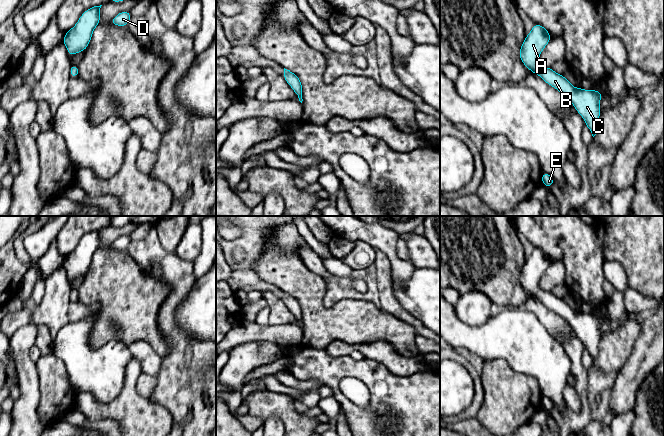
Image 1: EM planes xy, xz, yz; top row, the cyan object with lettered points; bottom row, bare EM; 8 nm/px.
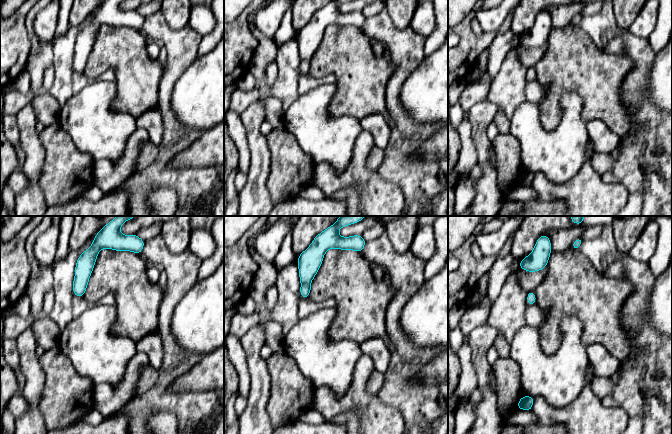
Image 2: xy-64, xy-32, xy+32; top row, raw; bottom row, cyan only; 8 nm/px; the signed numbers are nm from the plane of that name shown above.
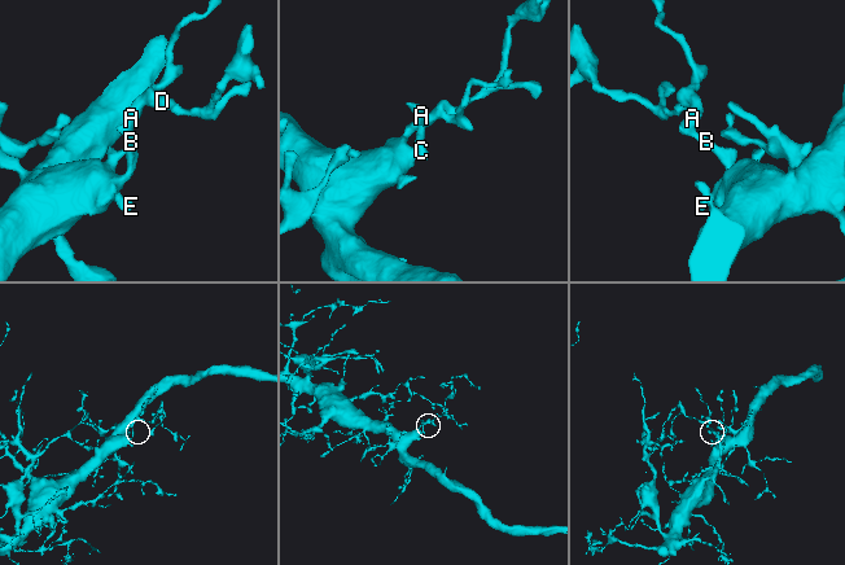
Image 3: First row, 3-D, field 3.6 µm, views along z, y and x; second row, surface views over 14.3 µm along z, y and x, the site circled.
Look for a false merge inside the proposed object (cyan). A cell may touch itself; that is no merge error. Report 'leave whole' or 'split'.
leave whole

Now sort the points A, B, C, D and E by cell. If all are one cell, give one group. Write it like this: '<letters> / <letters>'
A B C D E

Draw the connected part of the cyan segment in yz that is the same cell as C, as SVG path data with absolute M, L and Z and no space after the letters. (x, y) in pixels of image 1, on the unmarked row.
M535 248L520 272L519 281L532 297L568 321L594 361L598 355L602 316L575 312L563 299L540 289L538 281L550 263L550 257L542 249Z

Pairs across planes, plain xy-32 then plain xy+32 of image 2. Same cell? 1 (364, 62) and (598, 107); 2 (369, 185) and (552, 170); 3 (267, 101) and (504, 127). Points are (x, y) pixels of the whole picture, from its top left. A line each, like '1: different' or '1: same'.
1: same
2: different
3: same

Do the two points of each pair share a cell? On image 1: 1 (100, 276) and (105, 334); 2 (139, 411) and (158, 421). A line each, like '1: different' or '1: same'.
1: same
2: same

